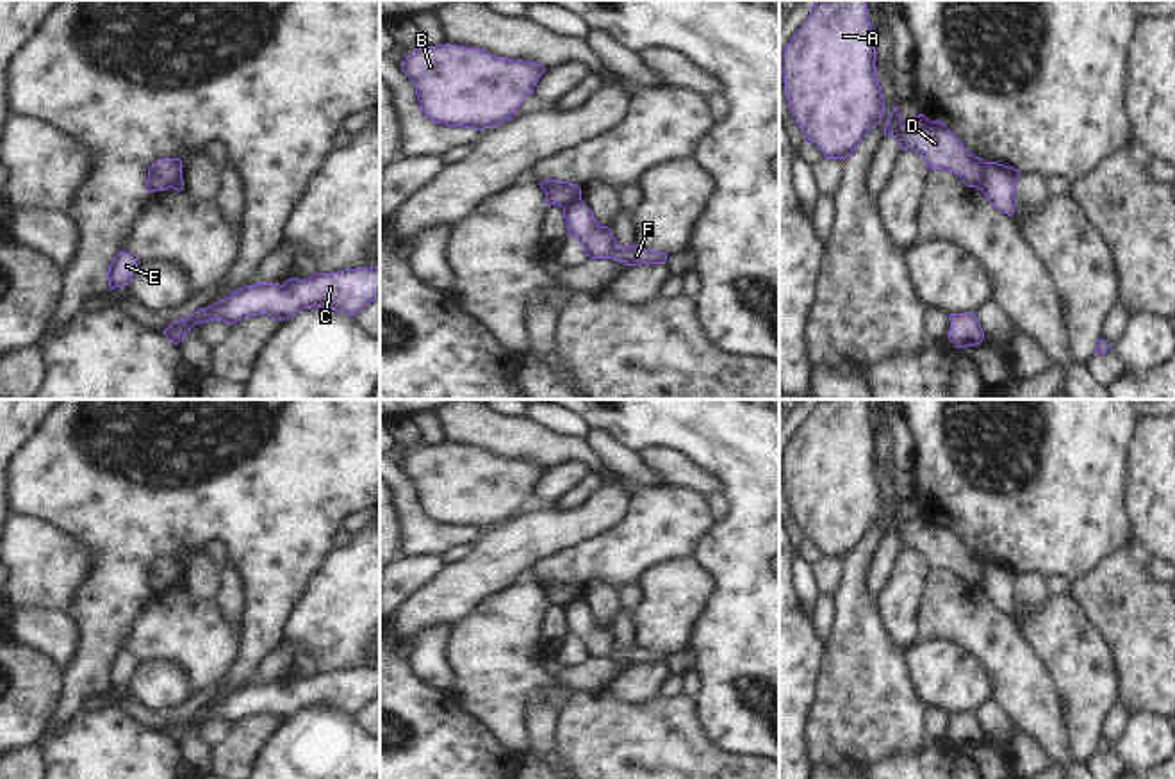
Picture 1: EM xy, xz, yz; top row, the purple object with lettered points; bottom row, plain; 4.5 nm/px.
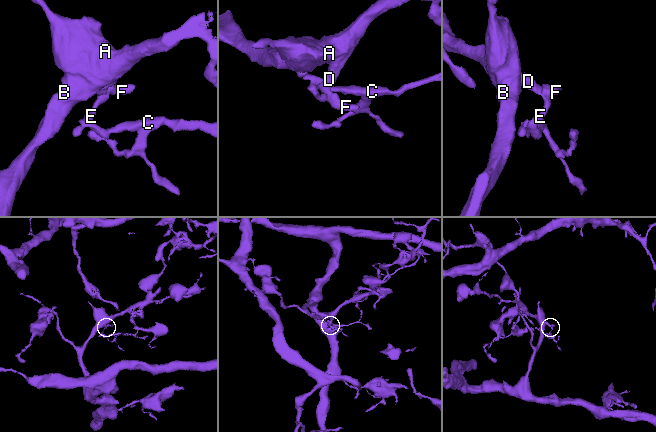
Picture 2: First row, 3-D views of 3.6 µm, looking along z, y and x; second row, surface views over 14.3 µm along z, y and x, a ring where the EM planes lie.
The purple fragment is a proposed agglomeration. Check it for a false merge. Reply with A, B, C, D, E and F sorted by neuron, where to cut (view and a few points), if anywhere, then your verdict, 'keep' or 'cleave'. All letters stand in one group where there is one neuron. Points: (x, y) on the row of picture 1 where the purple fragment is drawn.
A B D / C E F | yz (986, 163), (976, 186) | cleave

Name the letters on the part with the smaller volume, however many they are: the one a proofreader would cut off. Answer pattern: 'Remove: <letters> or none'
Remove: C, E, F.

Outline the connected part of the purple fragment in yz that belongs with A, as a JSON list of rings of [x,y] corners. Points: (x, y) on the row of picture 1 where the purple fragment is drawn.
[[[815,0],[779,71],[797,127],[827,159],[845,160],[883,119],[867,0]]]

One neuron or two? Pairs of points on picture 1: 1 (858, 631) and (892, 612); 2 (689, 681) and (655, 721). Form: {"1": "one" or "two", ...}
{"1": "two", "2": "two"}

